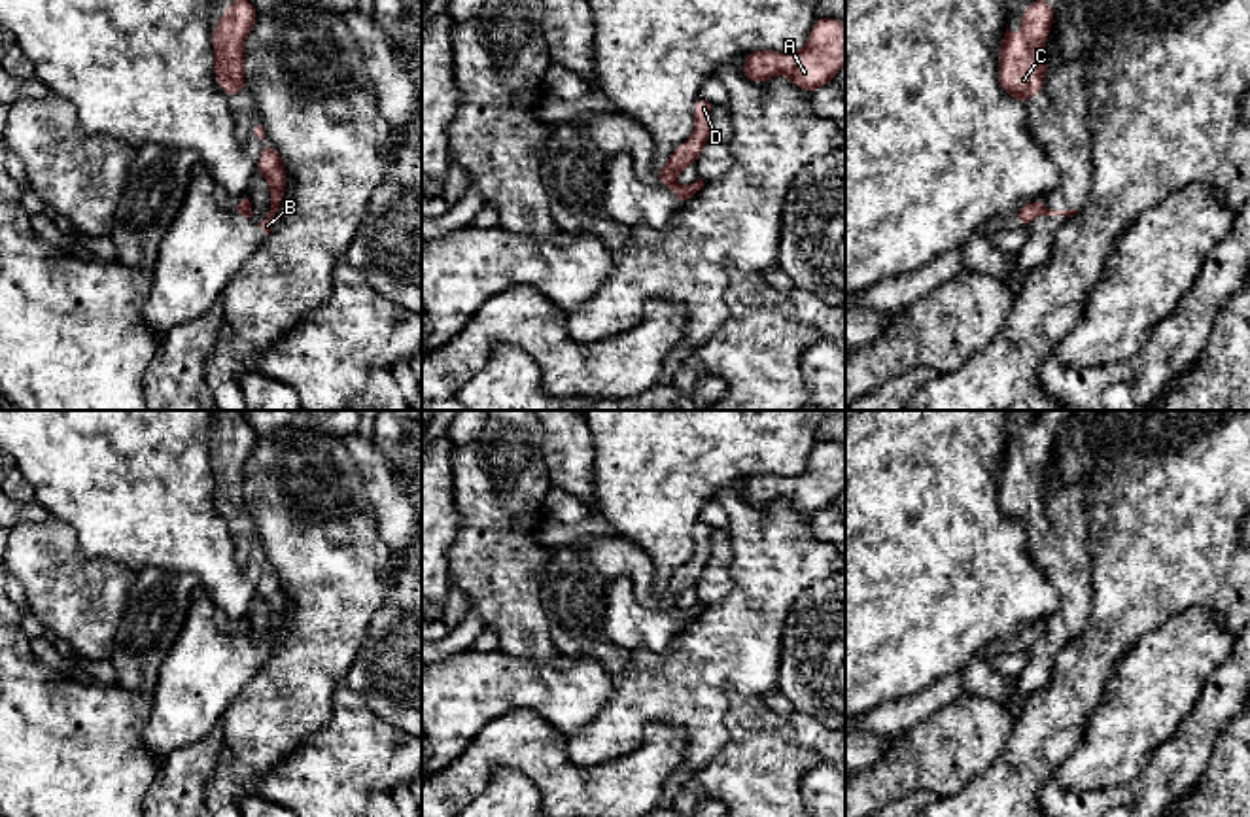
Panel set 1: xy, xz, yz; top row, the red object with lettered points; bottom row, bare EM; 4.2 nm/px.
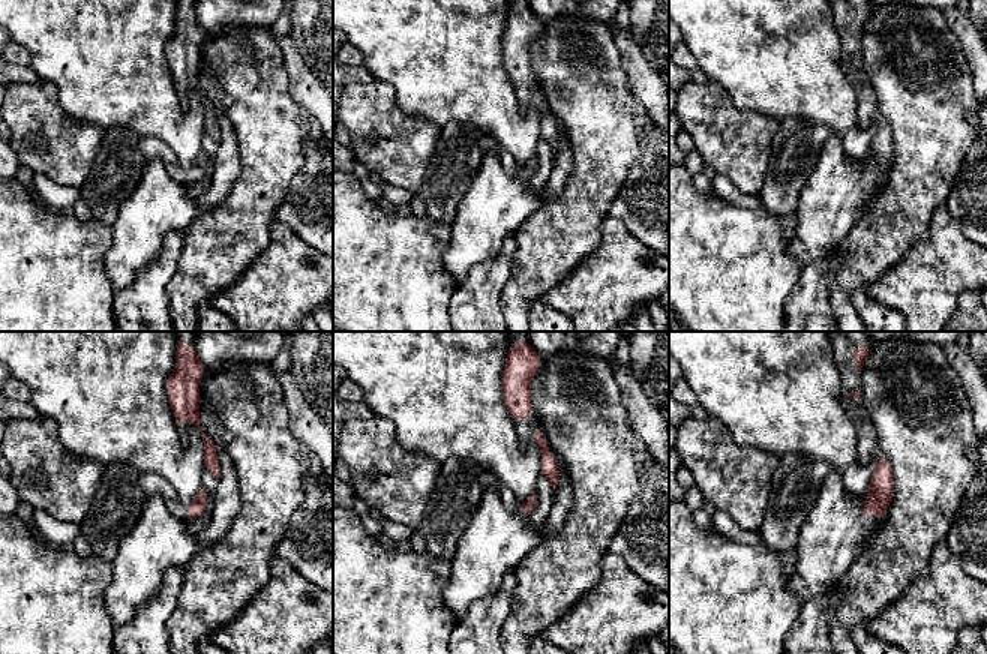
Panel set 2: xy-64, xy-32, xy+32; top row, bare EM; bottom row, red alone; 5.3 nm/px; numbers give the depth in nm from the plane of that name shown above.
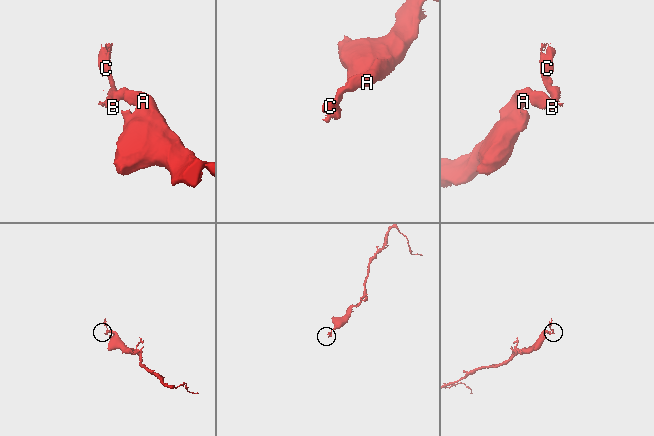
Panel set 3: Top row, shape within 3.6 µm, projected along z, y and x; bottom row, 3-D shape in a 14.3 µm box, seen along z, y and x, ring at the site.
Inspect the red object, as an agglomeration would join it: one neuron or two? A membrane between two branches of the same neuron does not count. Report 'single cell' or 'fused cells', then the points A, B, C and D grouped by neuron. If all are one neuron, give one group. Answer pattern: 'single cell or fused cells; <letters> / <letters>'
fused cells; A D / B C

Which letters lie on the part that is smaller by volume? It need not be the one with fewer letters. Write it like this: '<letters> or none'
B, C

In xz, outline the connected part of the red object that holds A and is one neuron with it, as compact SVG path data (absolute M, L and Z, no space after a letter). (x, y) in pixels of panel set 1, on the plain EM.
M817 441L806 469L798 477L753 475L743 482L743 501L751 507L787 499L794 509L815 516L834 503L845 488L845 448L834 441Z

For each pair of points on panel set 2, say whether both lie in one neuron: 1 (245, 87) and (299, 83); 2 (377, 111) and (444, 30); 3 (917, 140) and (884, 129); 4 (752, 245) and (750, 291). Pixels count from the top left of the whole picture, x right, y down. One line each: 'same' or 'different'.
1: different
2: different
3: different
4: same

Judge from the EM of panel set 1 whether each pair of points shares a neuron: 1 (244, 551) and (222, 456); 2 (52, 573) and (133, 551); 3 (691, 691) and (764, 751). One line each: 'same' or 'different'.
1: same
2: different
3: different

